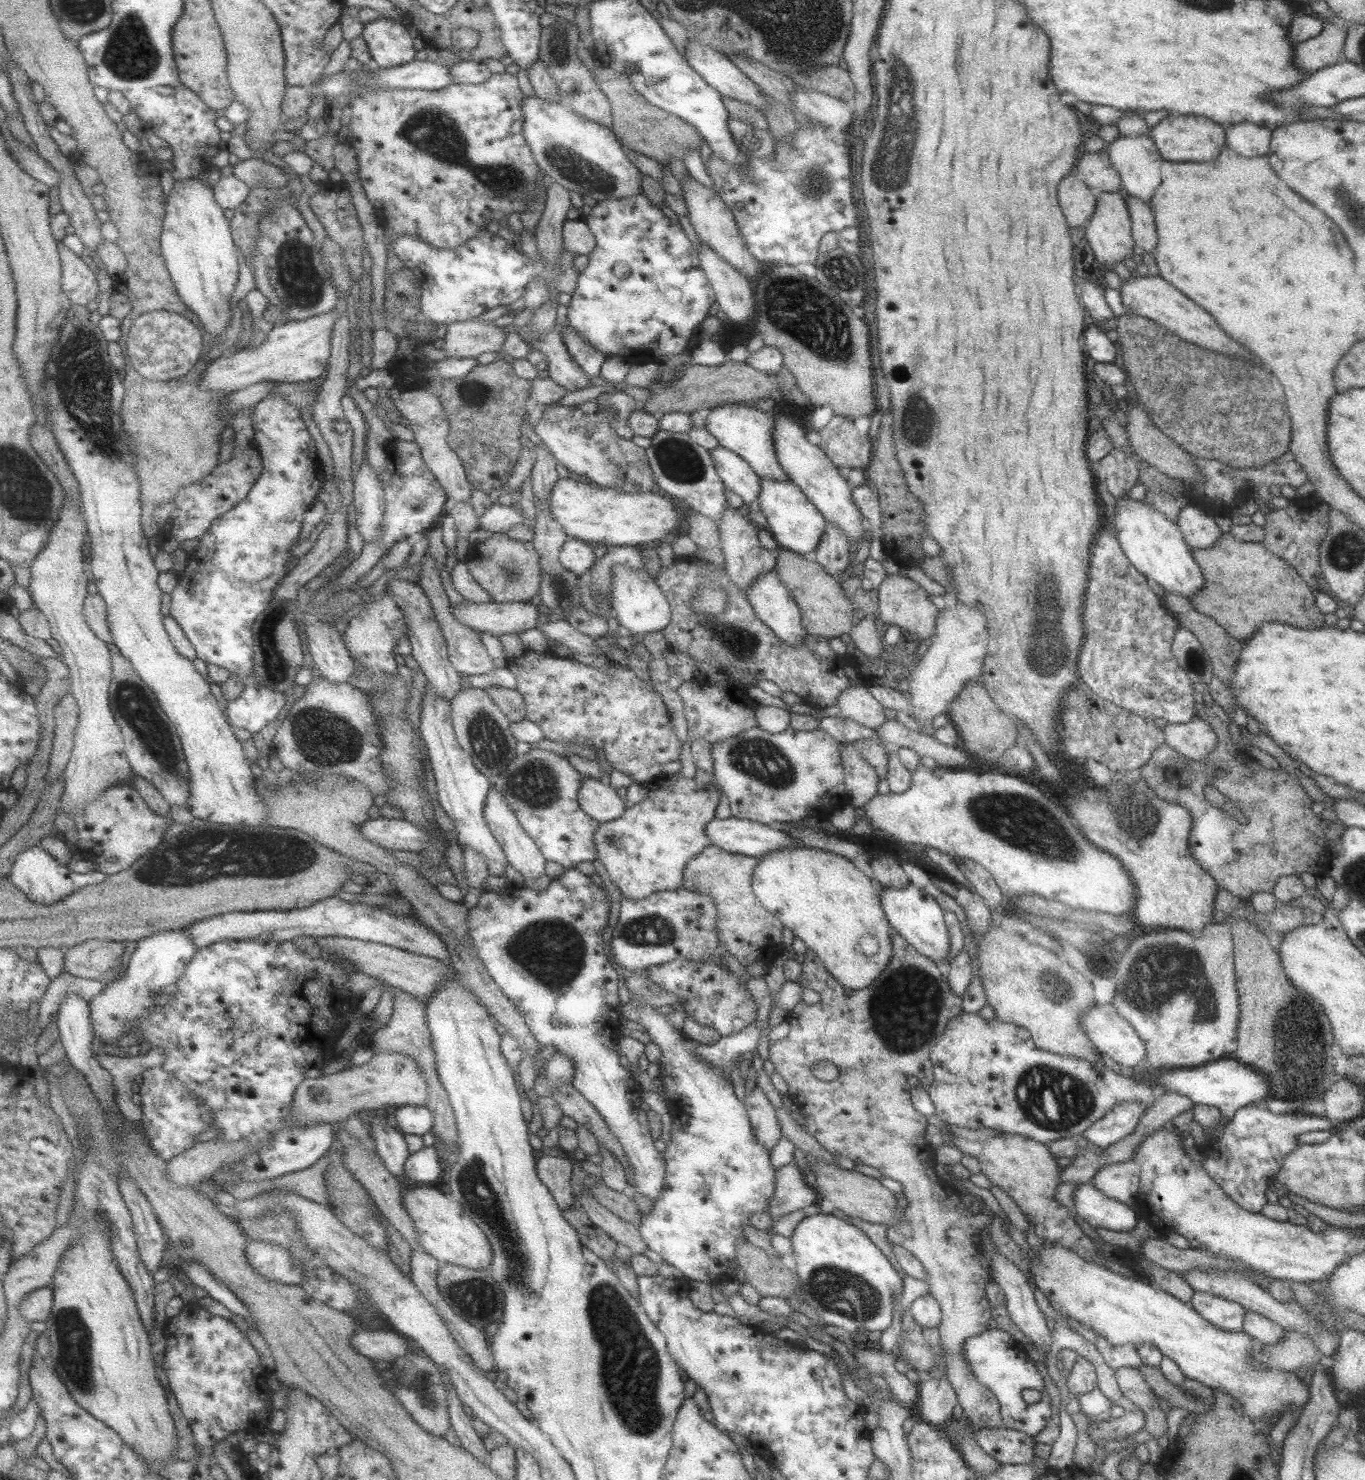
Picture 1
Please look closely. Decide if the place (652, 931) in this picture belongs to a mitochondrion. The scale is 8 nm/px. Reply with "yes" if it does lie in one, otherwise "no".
yes

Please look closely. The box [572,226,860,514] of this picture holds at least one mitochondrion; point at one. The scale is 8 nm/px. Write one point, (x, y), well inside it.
(801, 309)

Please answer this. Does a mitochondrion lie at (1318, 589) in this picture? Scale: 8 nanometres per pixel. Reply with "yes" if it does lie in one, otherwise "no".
no

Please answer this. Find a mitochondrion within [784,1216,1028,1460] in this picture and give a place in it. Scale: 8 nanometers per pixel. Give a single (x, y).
(841, 1291)

